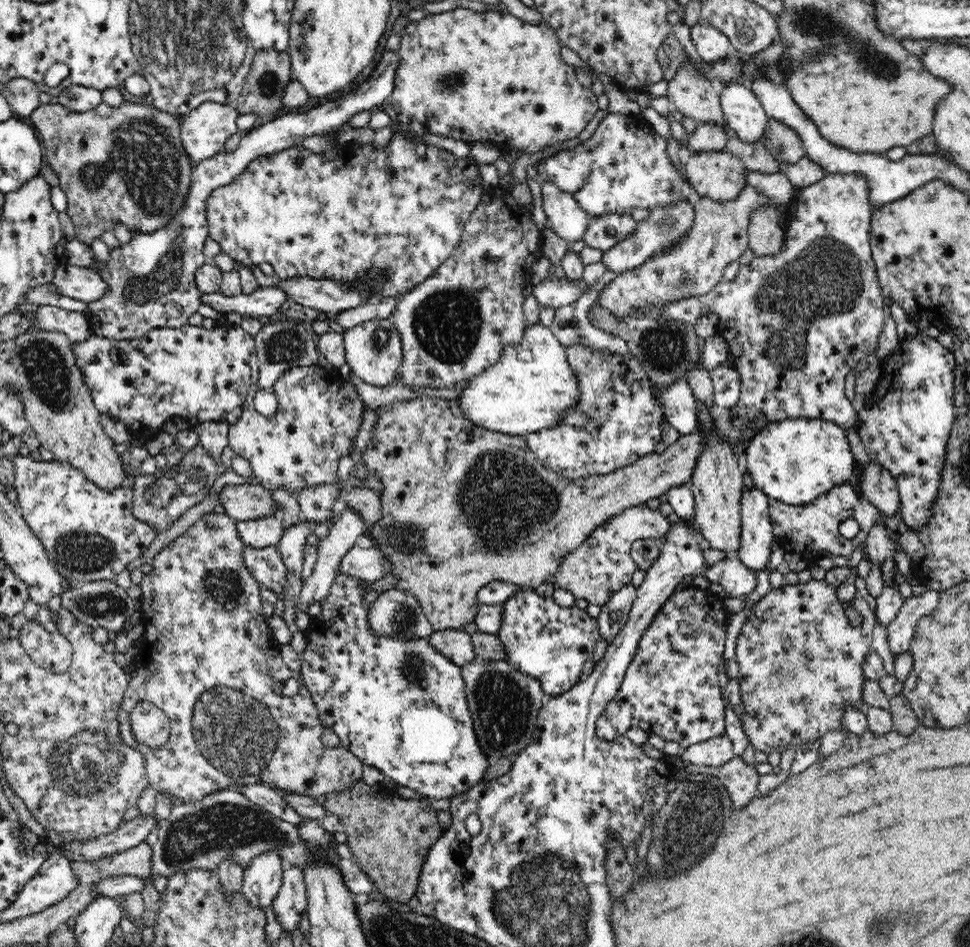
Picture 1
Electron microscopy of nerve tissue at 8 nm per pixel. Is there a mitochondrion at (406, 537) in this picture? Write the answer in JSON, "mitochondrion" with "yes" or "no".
{"mitochondrion":"yes"}

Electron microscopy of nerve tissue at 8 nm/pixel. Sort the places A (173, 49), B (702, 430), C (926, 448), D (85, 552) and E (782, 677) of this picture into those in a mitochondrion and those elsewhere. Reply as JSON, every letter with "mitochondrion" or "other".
{"A":"mitochondrion","B":"other","C":"other","D":"mitochondrion","E":"mitochondrion"}

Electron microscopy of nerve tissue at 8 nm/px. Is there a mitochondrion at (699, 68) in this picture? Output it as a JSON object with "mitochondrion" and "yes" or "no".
{"mitochondrion":"no"}

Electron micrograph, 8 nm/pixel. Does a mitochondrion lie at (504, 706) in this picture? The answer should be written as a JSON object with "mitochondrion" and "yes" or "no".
{"mitochondrion":"yes"}

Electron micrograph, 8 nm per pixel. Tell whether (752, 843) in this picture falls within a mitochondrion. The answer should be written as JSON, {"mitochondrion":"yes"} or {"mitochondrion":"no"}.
{"mitochondrion":"no"}

